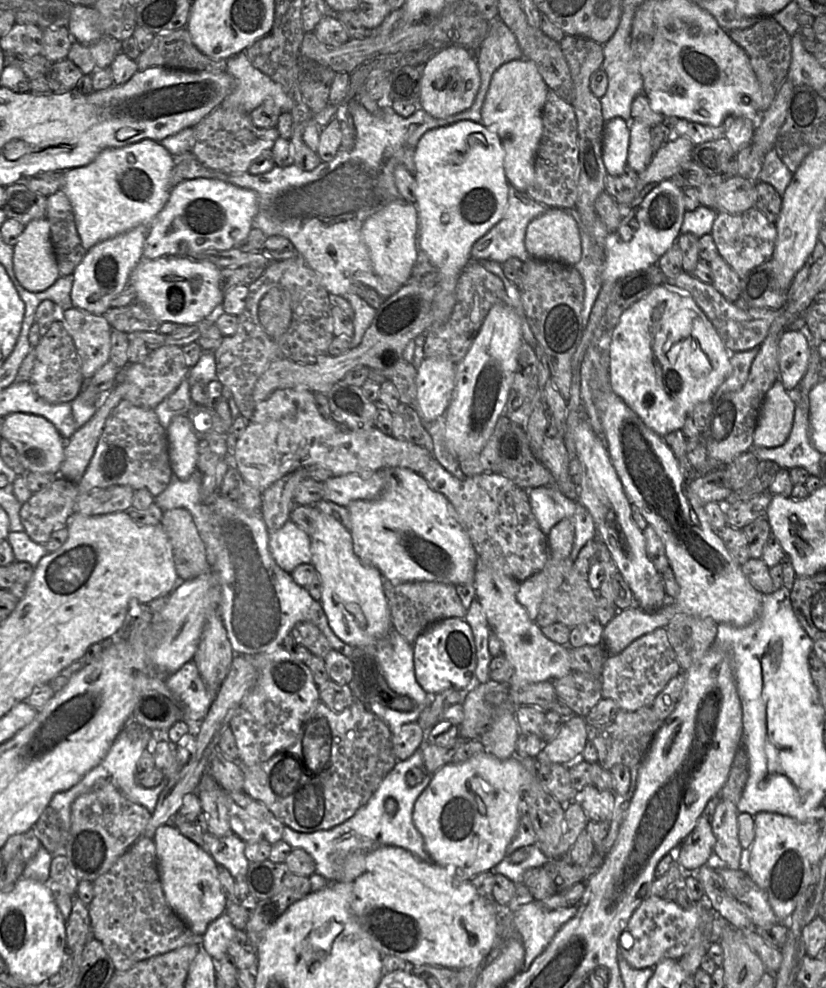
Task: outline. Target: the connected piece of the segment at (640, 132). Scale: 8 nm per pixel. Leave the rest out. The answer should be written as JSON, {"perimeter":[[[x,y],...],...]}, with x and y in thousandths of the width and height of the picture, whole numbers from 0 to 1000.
{"perimeter":[[[766,120],[763,123],[762,131],[763,144],[759,168],[775,176],[782,171],[792,158],[788,150],[788,129]]]}

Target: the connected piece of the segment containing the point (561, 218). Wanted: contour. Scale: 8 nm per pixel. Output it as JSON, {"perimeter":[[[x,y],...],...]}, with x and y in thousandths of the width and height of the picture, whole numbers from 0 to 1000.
{"perimeter":[[[665,211],[638,229],[636,250],[644,261],[696,268],[703,261],[701,231],[692,214]]]}

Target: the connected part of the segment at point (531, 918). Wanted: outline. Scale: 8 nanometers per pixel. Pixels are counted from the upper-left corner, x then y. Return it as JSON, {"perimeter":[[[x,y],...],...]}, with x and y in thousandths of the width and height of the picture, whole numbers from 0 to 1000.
{"perimeter":[[[645,912],[632,916],[621,926],[621,937],[623,944],[632,950],[636,961],[633,982],[642,979],[644,974],[656,966],[661,959],[666,955],[673,944],[679,938],[694,929],[700,923],[700,916],[688,917],[685,919],[676,919],[663,921],[655,913]]]}

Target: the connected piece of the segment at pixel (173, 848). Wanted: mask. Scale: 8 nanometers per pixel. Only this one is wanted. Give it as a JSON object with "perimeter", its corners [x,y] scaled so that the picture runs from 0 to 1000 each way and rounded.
{"perimeter":[[[206,832],[189,839],[185,850],[202,914],[234,944],[245,947],[252,936],[274,922],[274,908],[264,888],[264,876],[246,858],[220,845]]]}

